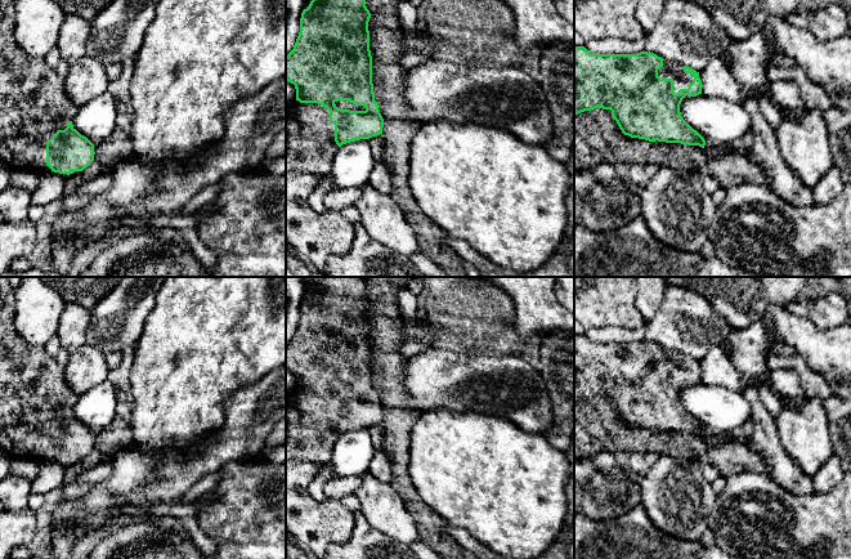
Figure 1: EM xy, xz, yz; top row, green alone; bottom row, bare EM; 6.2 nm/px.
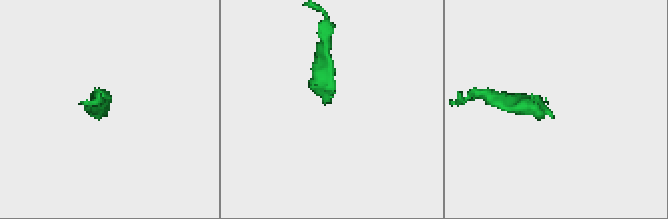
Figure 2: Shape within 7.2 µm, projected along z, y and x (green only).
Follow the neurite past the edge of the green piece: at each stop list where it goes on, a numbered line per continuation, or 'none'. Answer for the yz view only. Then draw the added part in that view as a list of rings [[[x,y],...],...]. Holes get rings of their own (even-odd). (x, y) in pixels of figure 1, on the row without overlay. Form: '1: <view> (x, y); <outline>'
1: yz (671, 358); [[[663,349],[663,355],[658,358],[660,367],[673,368],[673,381],[677,383],[680,377],[687,377],[694,366],[684,361],[684,354],[677,350]]]

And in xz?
1: xz (343, 393); [[[337,389],[335,390],[335,394],[341,398],[350,398],[350,399],[366,399],[366,395],[357,394],[346,389]]]
2: xz (310, 430); [[[295,388],[286,397],[286,433],[286,460],[327,464],[340,437],[330,399],[319,392]]]

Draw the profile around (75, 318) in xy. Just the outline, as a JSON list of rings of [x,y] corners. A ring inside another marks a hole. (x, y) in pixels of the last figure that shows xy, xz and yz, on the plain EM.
[[[67,303],[62,312],[57,336],[61,346],[70,354],[86,345],[86,327],[90,322],[90,310],[76,304]]]

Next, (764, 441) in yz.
[[[748,383],[743,395],[751,403],[754,424],[748,448],[770,466],[767,475],[783,489],[793,495],[812,493],[812,477],[805,475],[784,451],[778,437],[776,420],[763,406],[760,388]]]

